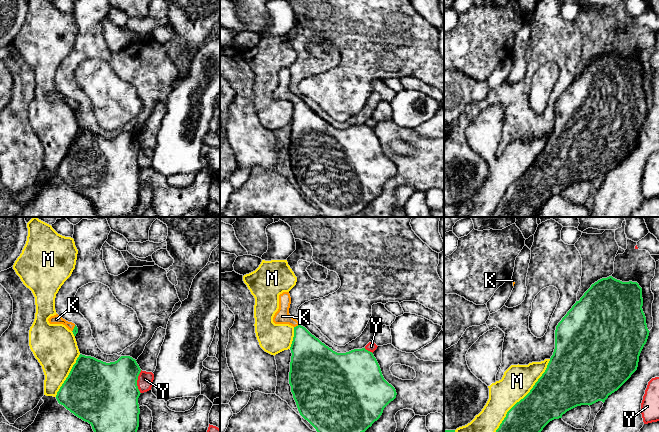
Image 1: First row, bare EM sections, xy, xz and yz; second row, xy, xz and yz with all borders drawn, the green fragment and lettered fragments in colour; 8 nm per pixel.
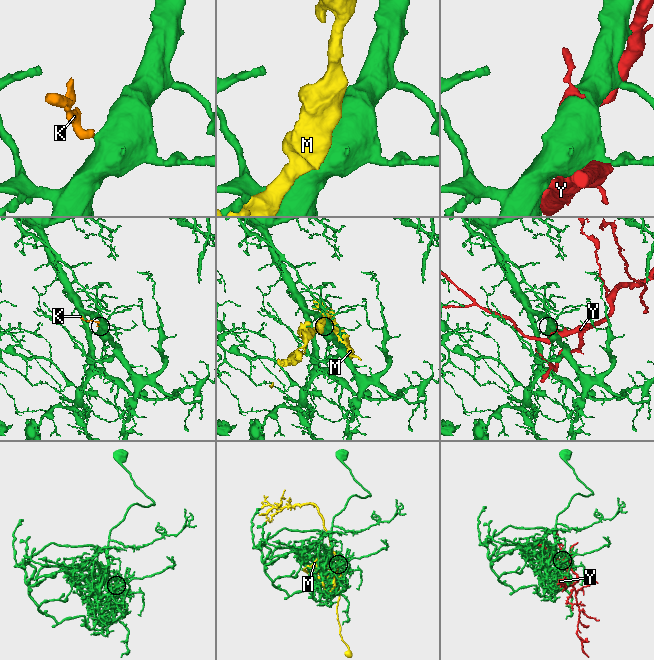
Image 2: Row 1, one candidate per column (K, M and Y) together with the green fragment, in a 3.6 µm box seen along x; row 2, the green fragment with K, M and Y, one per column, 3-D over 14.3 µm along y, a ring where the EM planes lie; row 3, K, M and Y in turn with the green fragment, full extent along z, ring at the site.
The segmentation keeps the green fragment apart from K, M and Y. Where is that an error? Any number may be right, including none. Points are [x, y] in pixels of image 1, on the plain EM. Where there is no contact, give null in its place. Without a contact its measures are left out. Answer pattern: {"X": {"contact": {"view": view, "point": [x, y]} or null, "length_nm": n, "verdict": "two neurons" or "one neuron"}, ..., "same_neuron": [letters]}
{"K": {"contact": {"view": "xz", "point": [296, 102]}, "length_nm": 50, "verdict": "one neuron"}, "M": {"contact": {"view": "yz", "point": [521, 175]}, "length_nm": 800, "verdict": "two neurons"}, "Y": {"contact": {"view": "xy", "point": [136, 158]}, "length_nm": 190, "verdict": "two neurons"}, "same_neuron": ["K"]}

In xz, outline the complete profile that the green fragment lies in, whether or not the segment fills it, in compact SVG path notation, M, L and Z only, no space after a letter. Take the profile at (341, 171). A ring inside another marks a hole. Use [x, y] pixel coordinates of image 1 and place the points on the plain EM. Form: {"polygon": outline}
{"polygon": "M289 68L279 71L279 85L273 98L294 103L289 160L300 191L316 205L323 217L346 217L358 213L396 174L395 164L384 155L372 128L365 124L346 129L333 127L289 90L290 80Z"}

